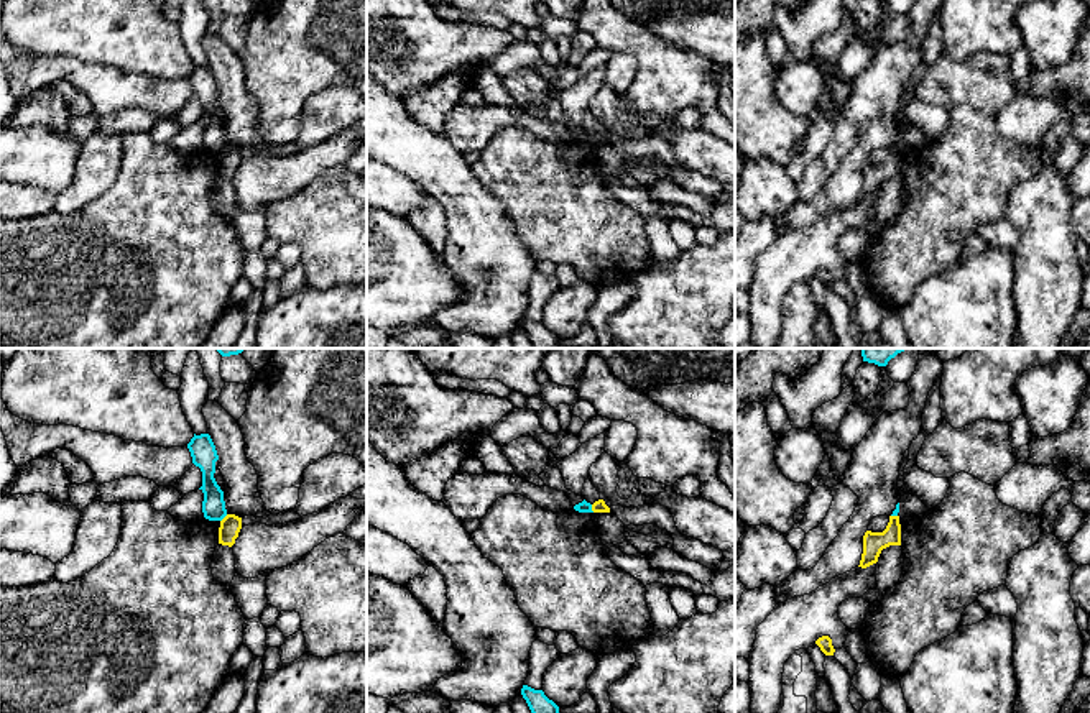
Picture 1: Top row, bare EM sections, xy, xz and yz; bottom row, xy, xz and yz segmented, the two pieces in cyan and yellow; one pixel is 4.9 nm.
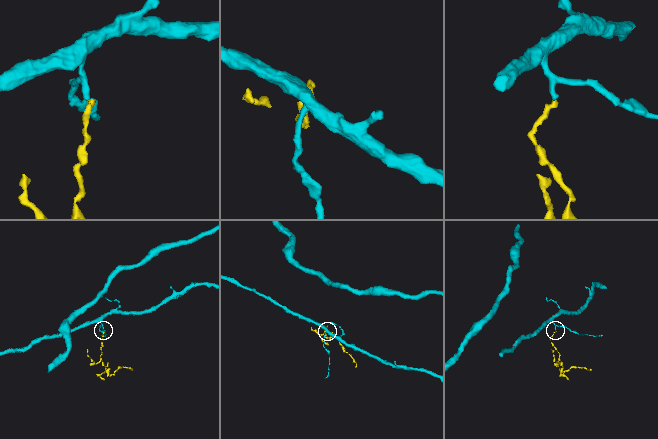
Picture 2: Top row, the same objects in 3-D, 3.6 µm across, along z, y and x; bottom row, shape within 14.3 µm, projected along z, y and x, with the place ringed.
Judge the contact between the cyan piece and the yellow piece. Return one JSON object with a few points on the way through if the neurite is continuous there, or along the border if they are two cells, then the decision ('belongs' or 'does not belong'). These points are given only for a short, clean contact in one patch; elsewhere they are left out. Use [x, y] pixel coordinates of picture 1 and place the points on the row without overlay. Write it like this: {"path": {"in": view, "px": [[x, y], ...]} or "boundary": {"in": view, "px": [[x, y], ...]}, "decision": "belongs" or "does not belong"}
{"boundary": {"in": "xz", "px": [[591, 137], [594, 143]]}, "decision": "does not belong"}

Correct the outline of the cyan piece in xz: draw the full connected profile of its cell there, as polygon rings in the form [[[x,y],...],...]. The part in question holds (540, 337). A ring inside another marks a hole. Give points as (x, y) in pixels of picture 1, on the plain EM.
[[[523,317],[521,327],[526,332],[533,348],[561,348],[559,338],[549,332],[543,322]]]

